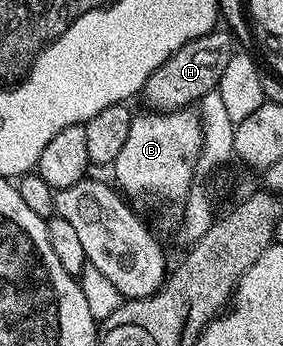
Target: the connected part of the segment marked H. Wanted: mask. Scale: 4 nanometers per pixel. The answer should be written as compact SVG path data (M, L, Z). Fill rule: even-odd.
M215 29L188 41L188 45L176 49L176 53L172 53L172 57L168 57L160 69L146 78L145 106L155 111L185 111L193 108L209 91L217 88L220 76L224 74L235 50L235 38L226 29Z

